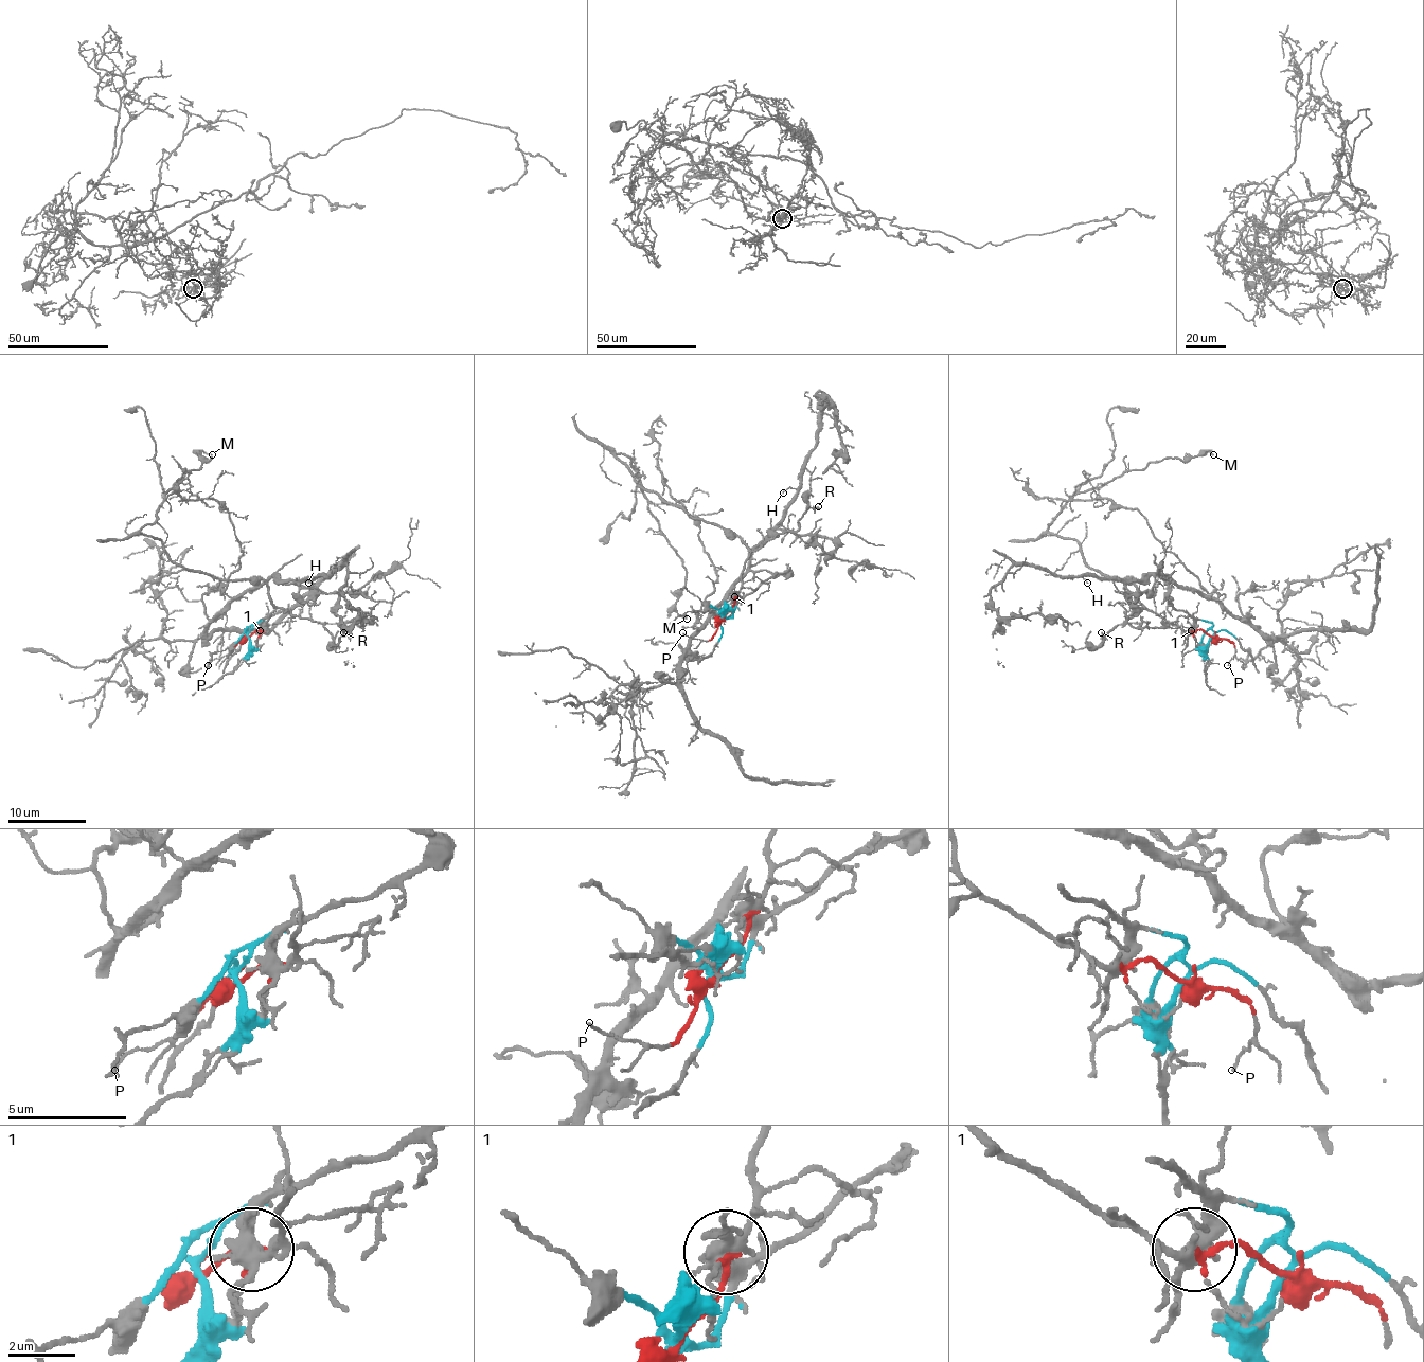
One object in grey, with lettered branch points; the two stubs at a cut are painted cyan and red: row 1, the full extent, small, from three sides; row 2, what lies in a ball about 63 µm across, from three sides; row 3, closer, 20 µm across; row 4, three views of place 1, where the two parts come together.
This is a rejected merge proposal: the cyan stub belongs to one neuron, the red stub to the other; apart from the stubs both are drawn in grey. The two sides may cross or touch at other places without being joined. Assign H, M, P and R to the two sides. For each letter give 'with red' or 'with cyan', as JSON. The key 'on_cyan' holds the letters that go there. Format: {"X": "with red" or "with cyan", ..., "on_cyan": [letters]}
{"H": "with cyan", "M": "with red", "P": "with red", "R": "with red", "on_cyan": ["H"]}

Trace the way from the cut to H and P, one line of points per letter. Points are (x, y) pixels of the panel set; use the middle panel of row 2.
H: (722, 619), (744, 597), (784, 574), (753, 570), (749, 562), (749, 553), (779, 523), (796, 490), (782, 493)
P: (722, 619), (711, 640), (697, 640), (683, 632)

